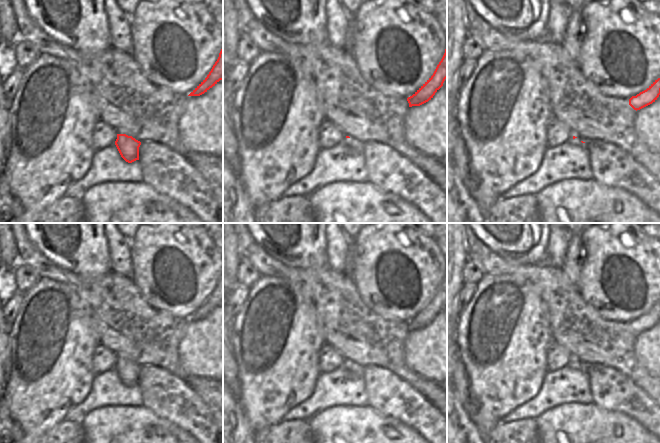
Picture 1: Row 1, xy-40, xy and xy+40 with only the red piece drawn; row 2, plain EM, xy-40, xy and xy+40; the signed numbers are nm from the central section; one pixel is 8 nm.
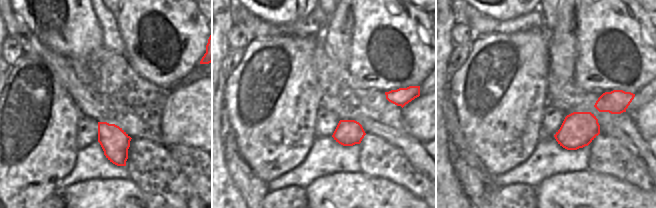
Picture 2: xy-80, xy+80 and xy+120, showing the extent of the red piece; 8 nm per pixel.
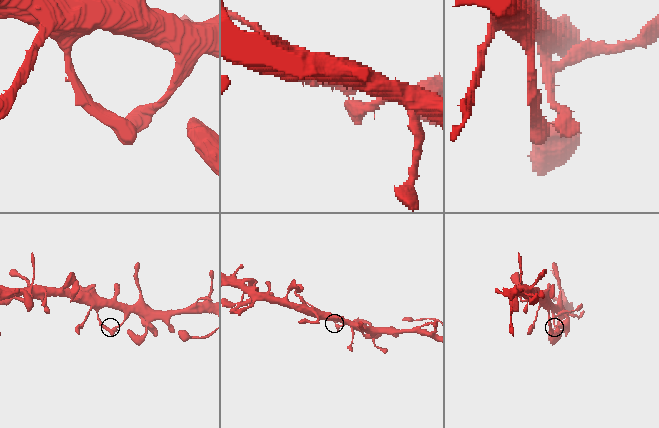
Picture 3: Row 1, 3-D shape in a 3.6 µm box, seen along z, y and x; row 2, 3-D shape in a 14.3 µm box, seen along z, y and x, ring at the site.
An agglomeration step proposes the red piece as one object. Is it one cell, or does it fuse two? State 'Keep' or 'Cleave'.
Keep

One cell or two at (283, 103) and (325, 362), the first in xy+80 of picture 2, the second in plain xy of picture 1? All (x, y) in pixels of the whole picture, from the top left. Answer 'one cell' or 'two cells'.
two cells

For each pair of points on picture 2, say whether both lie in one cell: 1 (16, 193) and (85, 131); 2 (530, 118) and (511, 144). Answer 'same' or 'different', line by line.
1: different
2: same

